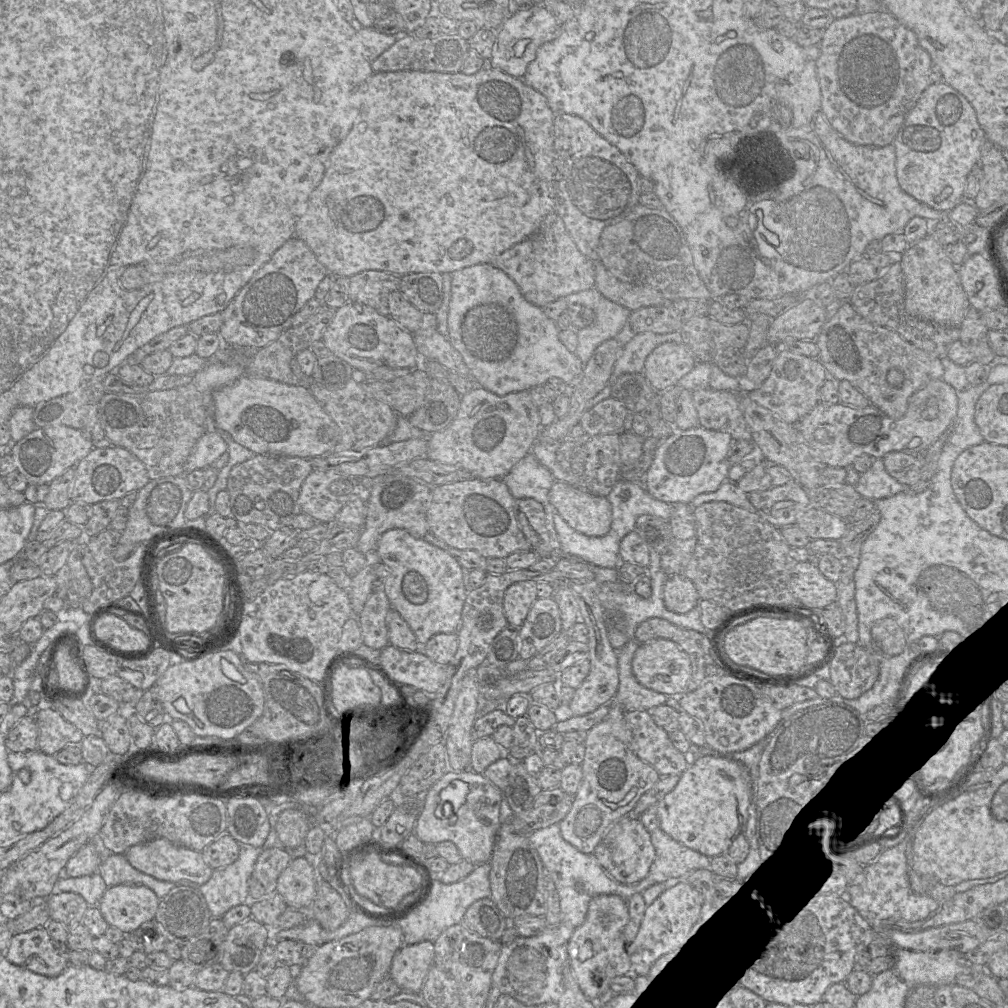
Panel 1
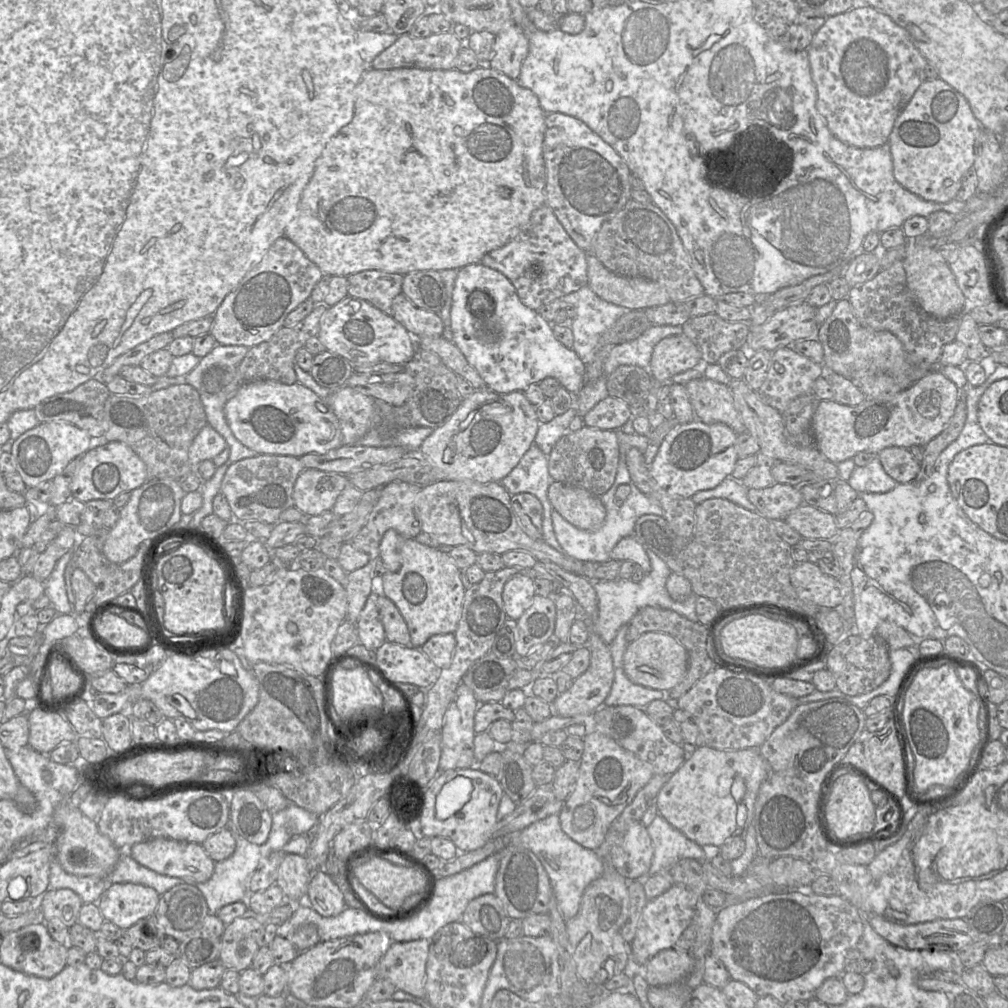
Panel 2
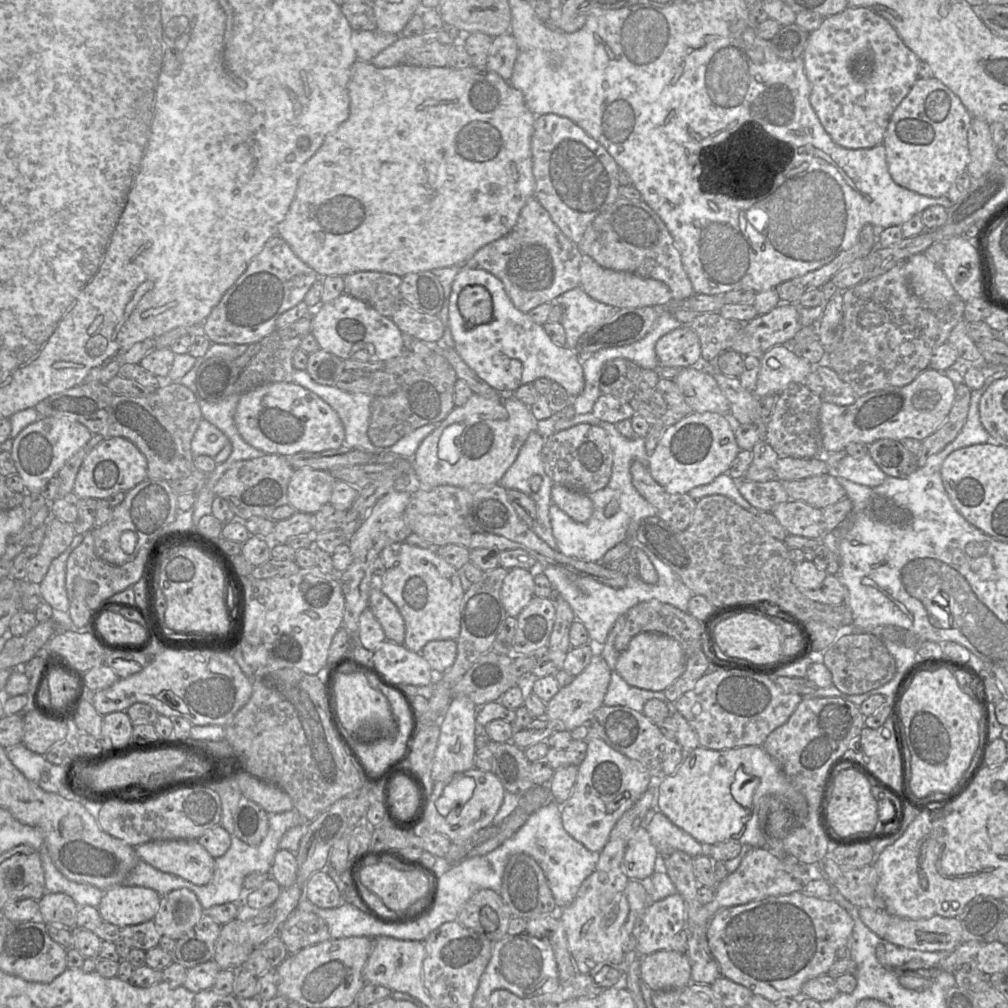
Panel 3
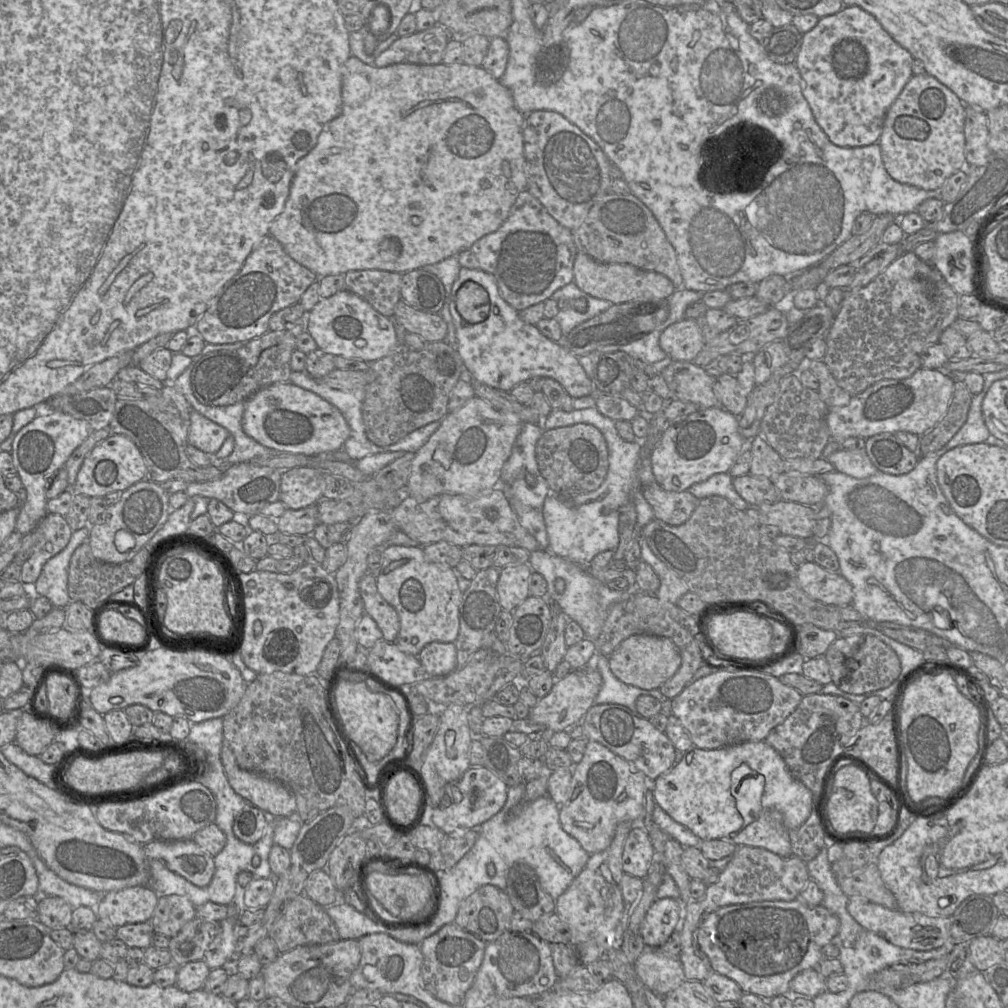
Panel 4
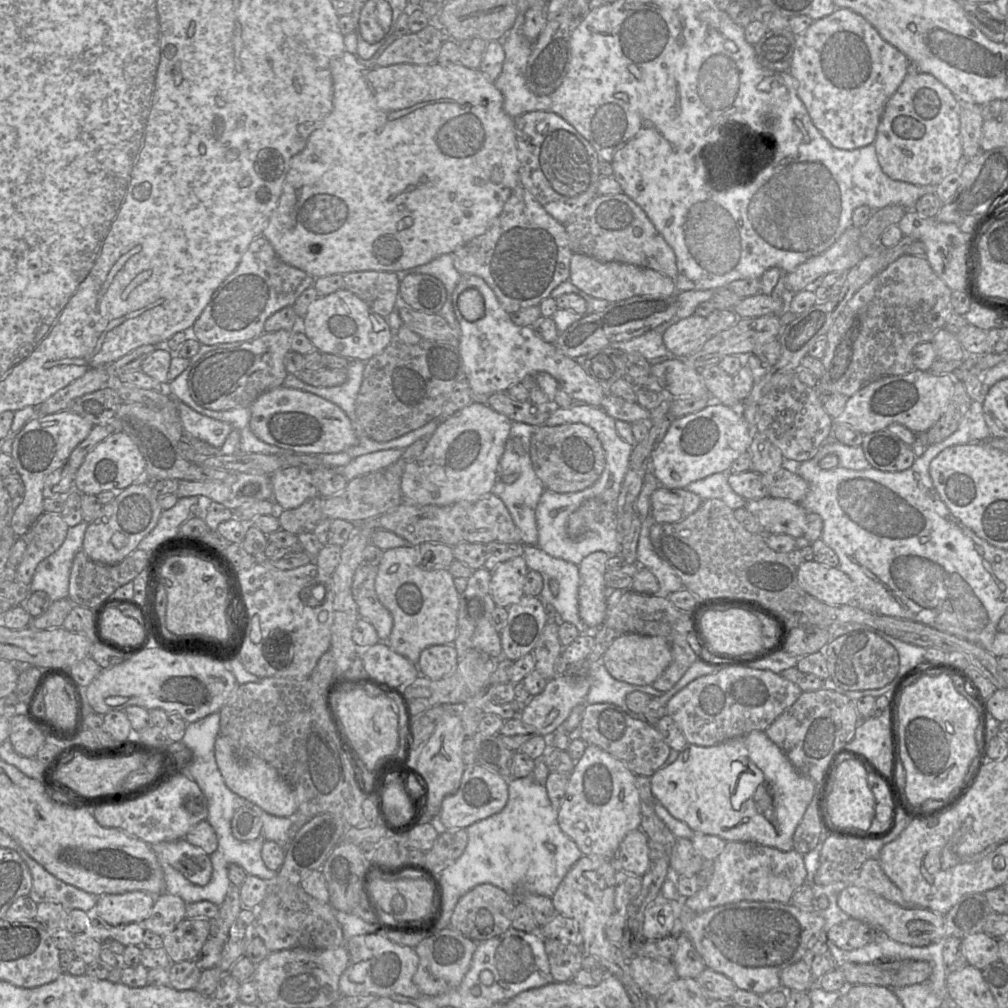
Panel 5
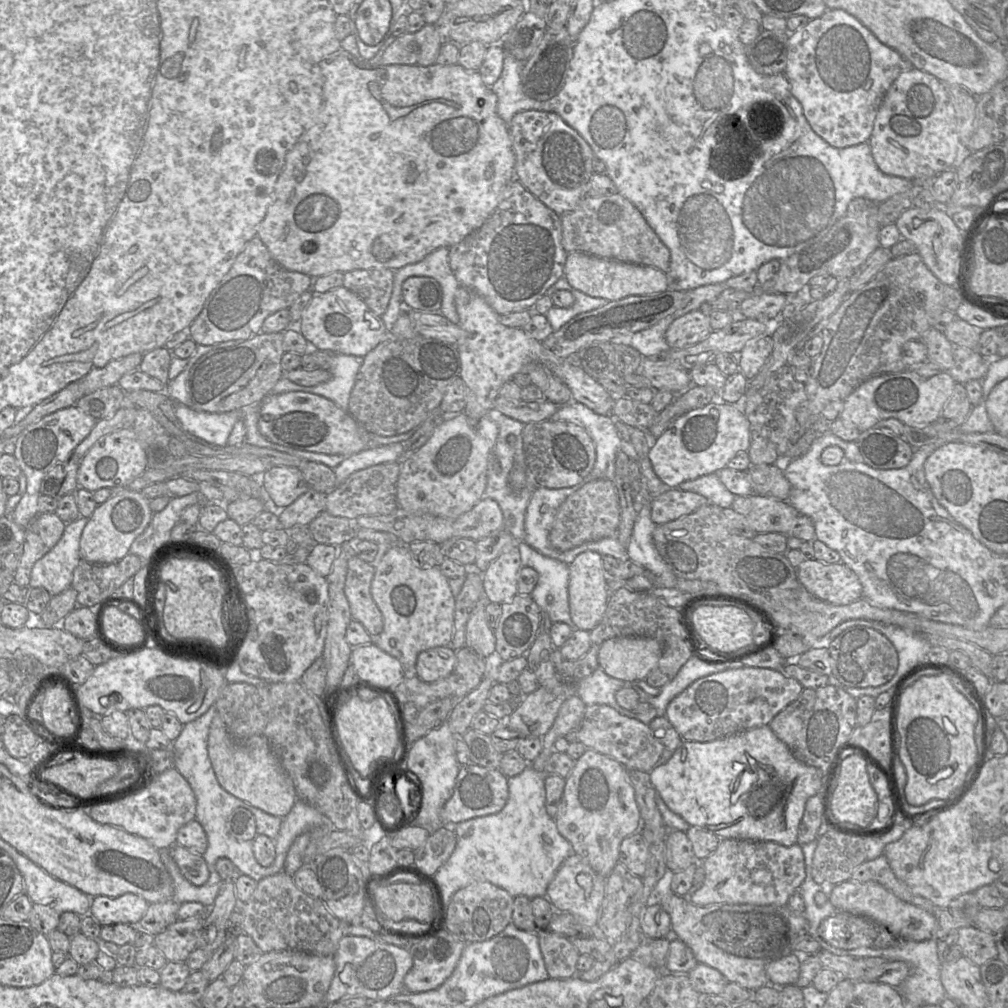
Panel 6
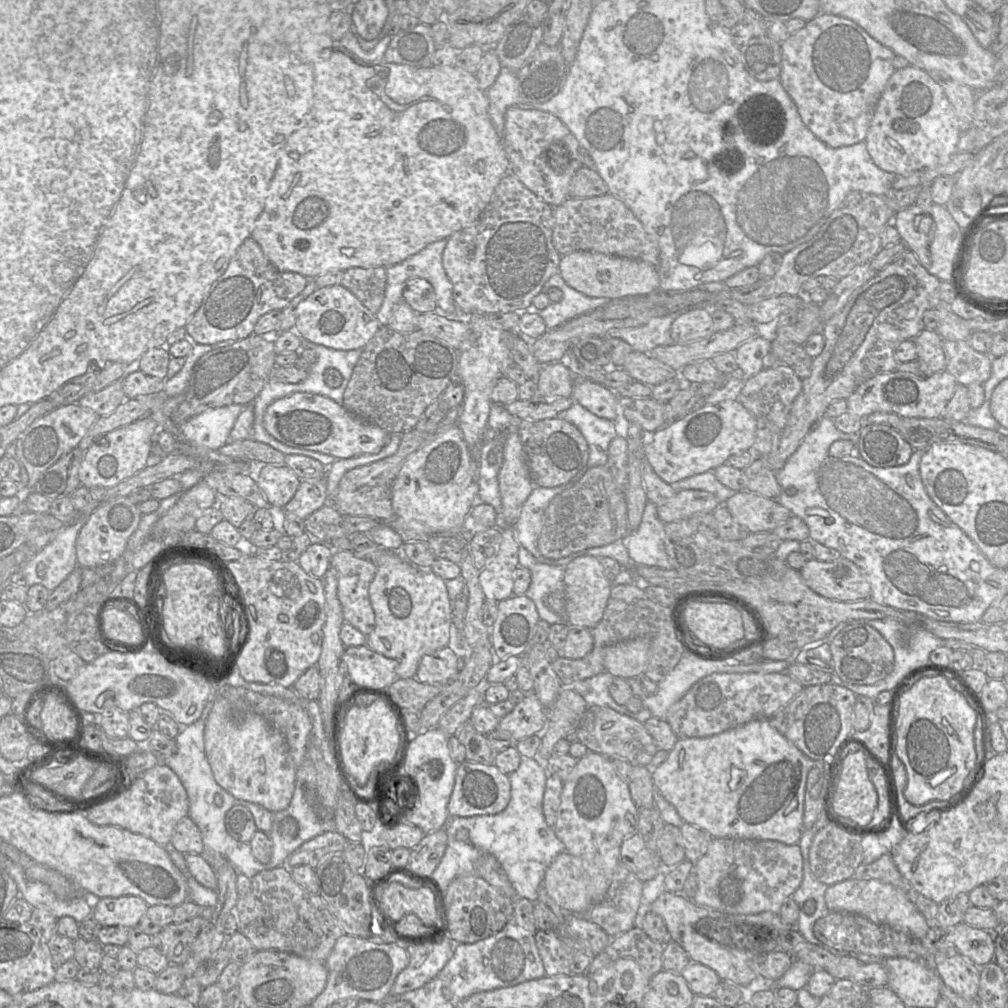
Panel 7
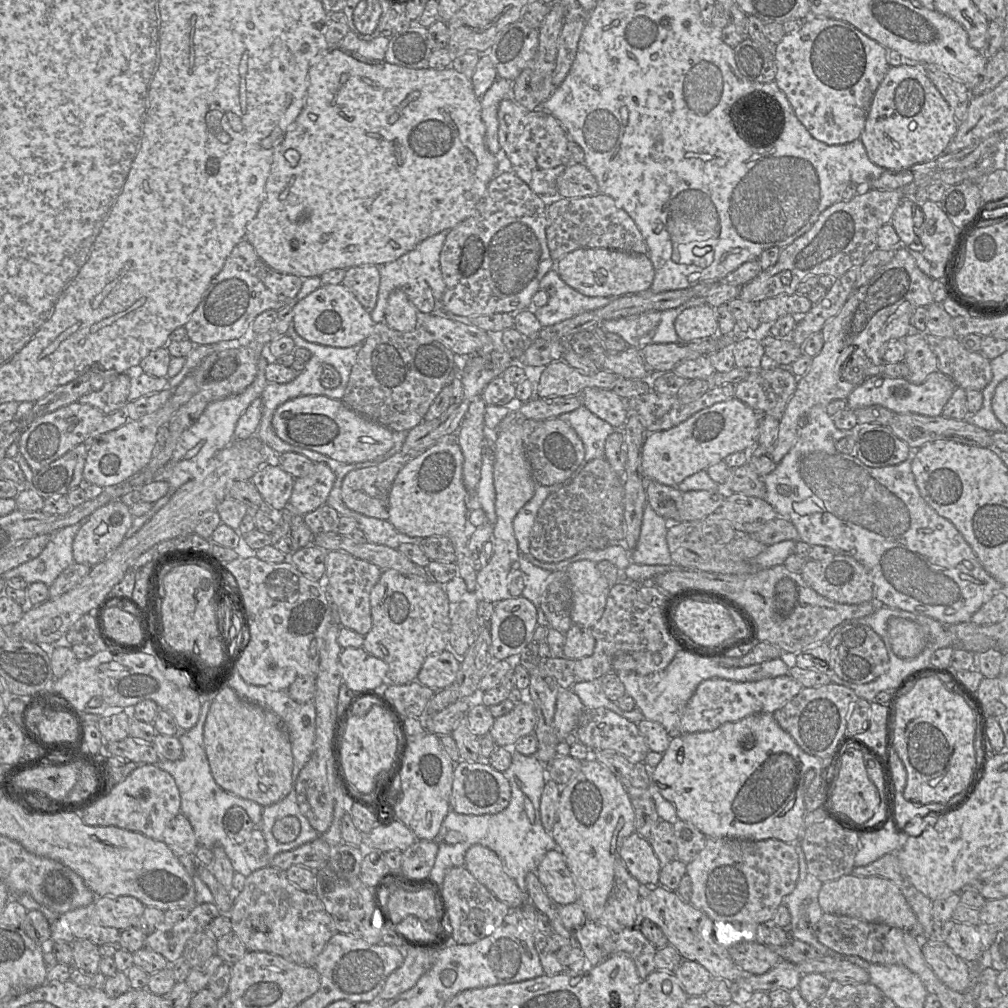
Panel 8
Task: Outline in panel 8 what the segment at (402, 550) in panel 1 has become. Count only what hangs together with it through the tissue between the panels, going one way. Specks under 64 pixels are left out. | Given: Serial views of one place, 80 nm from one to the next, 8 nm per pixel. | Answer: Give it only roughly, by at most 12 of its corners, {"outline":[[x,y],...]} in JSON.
{"outline":[[384,570],[363,648],[387,682],[449,646],[443,585]]}

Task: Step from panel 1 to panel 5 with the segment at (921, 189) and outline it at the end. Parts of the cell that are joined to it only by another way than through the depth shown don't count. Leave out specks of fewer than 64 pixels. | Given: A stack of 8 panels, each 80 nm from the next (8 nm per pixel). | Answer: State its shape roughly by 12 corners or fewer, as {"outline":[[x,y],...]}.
{"outline":[[905,76],[873,143],[888,177],[937,186],[963,157],[958,101]]}

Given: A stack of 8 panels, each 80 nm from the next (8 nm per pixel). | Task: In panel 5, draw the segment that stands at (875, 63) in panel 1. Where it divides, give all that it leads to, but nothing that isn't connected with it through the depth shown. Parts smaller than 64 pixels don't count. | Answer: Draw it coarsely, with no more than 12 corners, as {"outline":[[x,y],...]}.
{"outline":[[847,8],[796,35],[788,72],[834,147],[874,143],[906,55]]}

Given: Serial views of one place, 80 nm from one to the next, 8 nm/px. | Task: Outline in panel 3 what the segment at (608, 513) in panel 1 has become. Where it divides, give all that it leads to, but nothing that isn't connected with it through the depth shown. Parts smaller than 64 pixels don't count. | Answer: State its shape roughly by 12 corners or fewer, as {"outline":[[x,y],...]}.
{"outline":[[554,484],[551,499],[576,522],[592,516],[587,493]]}

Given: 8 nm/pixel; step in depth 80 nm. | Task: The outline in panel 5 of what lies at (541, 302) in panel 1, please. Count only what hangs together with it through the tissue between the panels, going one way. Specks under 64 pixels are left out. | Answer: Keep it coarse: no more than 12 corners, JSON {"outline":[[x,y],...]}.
{"outline":[[519,184],[449,254],[512,314],[569,280],[565,226]]}

